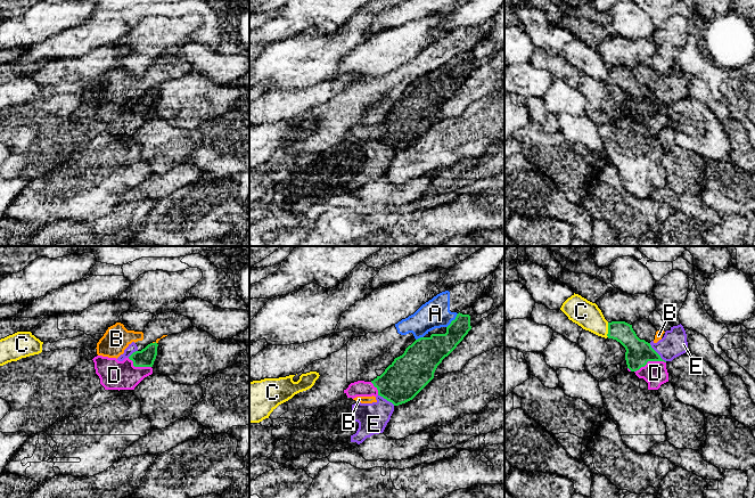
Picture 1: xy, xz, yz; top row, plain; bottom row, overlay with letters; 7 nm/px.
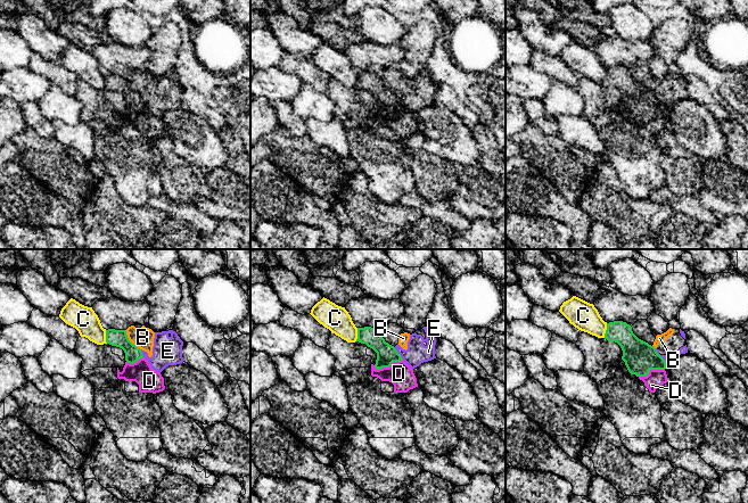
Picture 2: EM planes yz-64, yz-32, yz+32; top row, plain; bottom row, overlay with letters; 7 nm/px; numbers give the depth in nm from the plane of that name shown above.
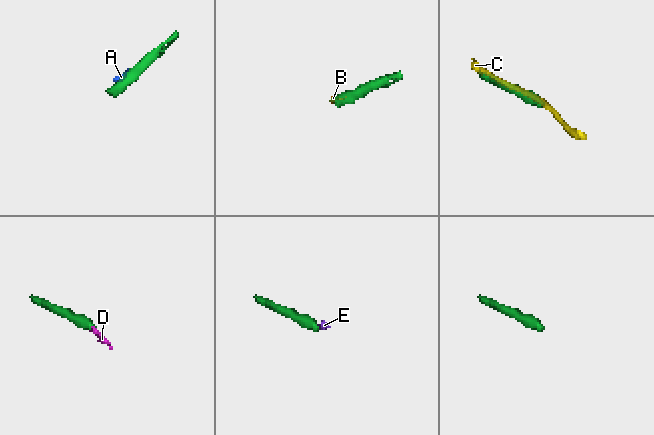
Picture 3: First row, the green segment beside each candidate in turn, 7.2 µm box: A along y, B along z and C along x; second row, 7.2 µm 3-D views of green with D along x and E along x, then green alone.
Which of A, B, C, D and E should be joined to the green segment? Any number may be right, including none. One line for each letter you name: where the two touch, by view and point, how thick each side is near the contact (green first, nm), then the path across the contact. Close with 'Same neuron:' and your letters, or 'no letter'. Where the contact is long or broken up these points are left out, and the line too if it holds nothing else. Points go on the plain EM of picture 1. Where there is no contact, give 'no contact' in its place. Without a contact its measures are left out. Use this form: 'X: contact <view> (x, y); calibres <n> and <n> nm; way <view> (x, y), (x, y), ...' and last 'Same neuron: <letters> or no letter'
D: contact yz (649, 105); calibres 180 and 170 nm; way yz (639, 97), (649, 105), (649, 111), (655, 117)
Same neuron: D

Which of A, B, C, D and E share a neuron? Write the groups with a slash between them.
A / B E / C / D

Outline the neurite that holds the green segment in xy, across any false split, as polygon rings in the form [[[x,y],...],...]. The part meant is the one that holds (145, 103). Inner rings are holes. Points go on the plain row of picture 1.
[[[156,87],[150,88],[123,106],[102,100],[95,101],[92,105],[100,129],[105,134],[134,134],[145,122],[153,119],[157,91]]]

